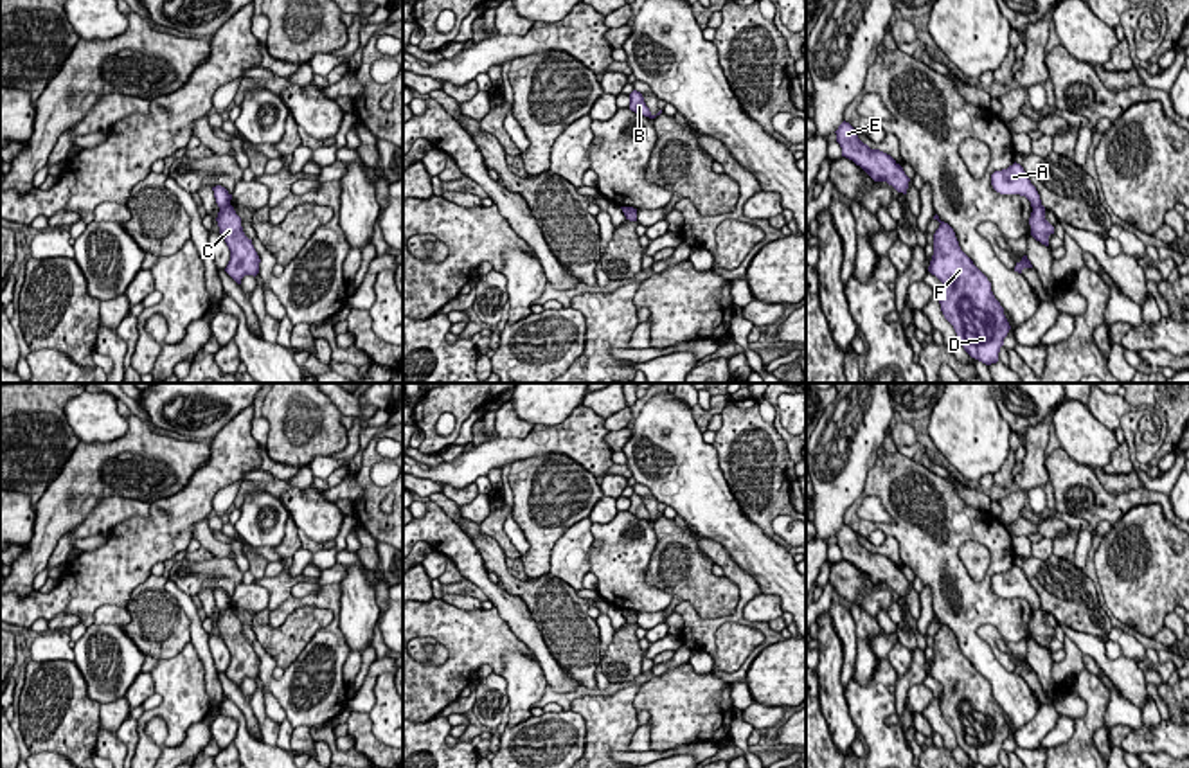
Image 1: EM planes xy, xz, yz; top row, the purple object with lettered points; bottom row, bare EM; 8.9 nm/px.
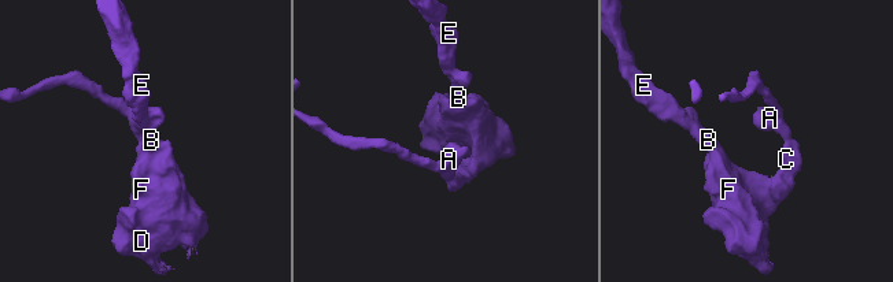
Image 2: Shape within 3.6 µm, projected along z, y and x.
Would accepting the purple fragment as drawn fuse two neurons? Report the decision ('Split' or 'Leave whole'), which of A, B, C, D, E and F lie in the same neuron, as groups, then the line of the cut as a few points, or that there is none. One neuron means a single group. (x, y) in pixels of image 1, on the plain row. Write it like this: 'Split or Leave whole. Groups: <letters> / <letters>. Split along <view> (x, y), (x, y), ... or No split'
Split. Groups: A / B C D E F. Split along xy (229, 607), (220, 612)

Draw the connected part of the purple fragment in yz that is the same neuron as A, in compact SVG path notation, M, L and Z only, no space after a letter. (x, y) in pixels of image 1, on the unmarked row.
M1013 567L1007 572L995 574L991 577L991 588L1000 597L1020 597L1031 604L1031 610L1041 608L1036 590L1027 581L1027 576L1020 567Z

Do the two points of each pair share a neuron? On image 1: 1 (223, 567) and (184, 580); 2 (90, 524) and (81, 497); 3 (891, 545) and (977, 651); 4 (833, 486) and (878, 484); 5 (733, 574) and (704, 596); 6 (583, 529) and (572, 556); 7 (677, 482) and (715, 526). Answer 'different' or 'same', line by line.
1: same
2: different
3: different
4: different
5: different
6: same
7: same

